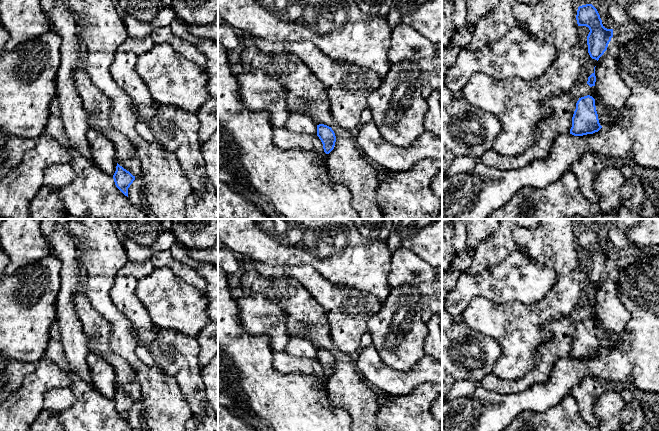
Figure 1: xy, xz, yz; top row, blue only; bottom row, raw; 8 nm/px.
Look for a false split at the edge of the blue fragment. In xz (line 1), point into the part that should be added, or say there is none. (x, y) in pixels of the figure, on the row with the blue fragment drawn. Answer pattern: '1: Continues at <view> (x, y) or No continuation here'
1: No continuation here

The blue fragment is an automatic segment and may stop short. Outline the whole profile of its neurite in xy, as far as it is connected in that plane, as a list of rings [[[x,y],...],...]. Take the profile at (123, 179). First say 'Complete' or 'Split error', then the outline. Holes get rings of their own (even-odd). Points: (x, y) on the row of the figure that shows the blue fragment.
Complete. [[[117,163],[113,179],[116,187],[128,197],[128,188],[135,180],[135,176]]]

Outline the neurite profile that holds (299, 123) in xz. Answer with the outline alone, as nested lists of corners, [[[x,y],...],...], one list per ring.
[[[292,113],[286,121],[284,128],[299,134],[317,134],[317,124],[306,114]]]

